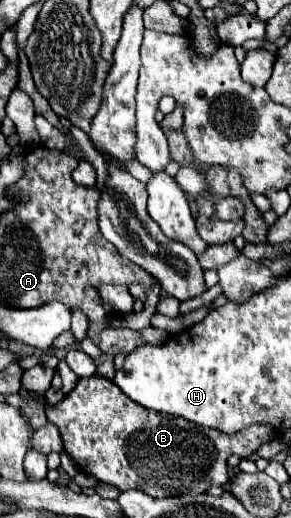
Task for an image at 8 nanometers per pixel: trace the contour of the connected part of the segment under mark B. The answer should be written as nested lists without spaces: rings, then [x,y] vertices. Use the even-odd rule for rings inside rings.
[[[99,375],[81,377],[77,387],[63,401],[47,409],[47,419],[59,427],[65,443],[65,451],[77,461],[81,471],[97,477],[103,483],[115,485],[119,491],[141,489],[147,495],[155,495],[155,497],[199,495],[213,485],[225,485],[229,481],[227,457],[233,453],[239,457],[249,457],[263,443],[269,443],[275,433],[271,425],[259,423],[229,435],[217,429],[201,427],[181,417],[157,413],[133,403],[133,399],[129,399],[113,381]]]

